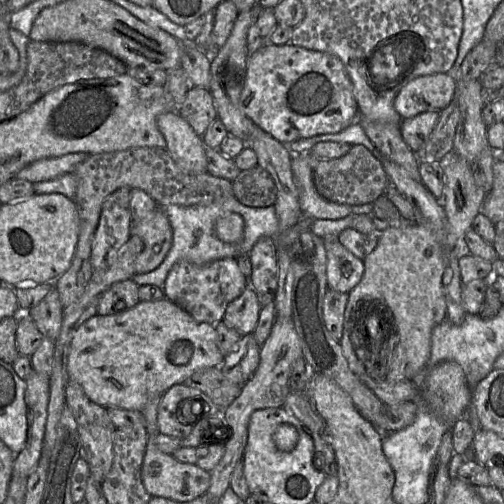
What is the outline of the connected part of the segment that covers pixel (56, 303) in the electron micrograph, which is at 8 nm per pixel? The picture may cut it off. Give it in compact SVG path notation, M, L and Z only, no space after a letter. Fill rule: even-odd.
M55 287L27 314L34 321L41 334L56 341L61 329L63 306L59 293Z

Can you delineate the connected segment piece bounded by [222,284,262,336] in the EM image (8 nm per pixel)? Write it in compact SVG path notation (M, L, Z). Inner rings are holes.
M248 284L241 295L228 304L222 321L241 336L251 334L257 325L261 307L255 291Z

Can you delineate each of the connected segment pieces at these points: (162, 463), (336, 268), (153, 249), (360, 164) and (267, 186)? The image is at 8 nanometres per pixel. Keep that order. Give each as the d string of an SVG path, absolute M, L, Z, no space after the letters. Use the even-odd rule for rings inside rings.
M156 395L142 409L147 431L147 445L141 468L142 482L147 492L153 497L163 497L179 502L191 501L208 491L211 482L211 474L200 468L197 464L178 461L171 454L160 451L154 445L154 436L159 433L157 408L161 396L162 395Z
M324 238L327 255L327 286L329 289L348 293L361 280L364 261L348 251L337 238Z
M161 208L139 223L132 223L131 236L137 235L143 241L143 250L135 260L135 273L144 274L155 270L163 262L172 246L173 231Z
M352 145L350 150L339 158L314 159L313 181L317 192L324 199L350 206L371 205L390 185L380 159L363 145Z
M259 165L241 171L232 181L233 195L244 206L267 208L276 201L277 190L270 174Z

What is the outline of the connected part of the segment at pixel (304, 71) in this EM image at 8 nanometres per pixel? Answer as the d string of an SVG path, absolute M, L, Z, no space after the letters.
M266 42L266 45L254 53L250 53L247 60L246 79L240 96L239 104L243 113L255 125L285 145L289 145L291 142L299 139L309 138L316 135L339 133L358 119L358 108L353 95L352 83L341 60L335 55L325 52L307 50L291 43L274 45Z

